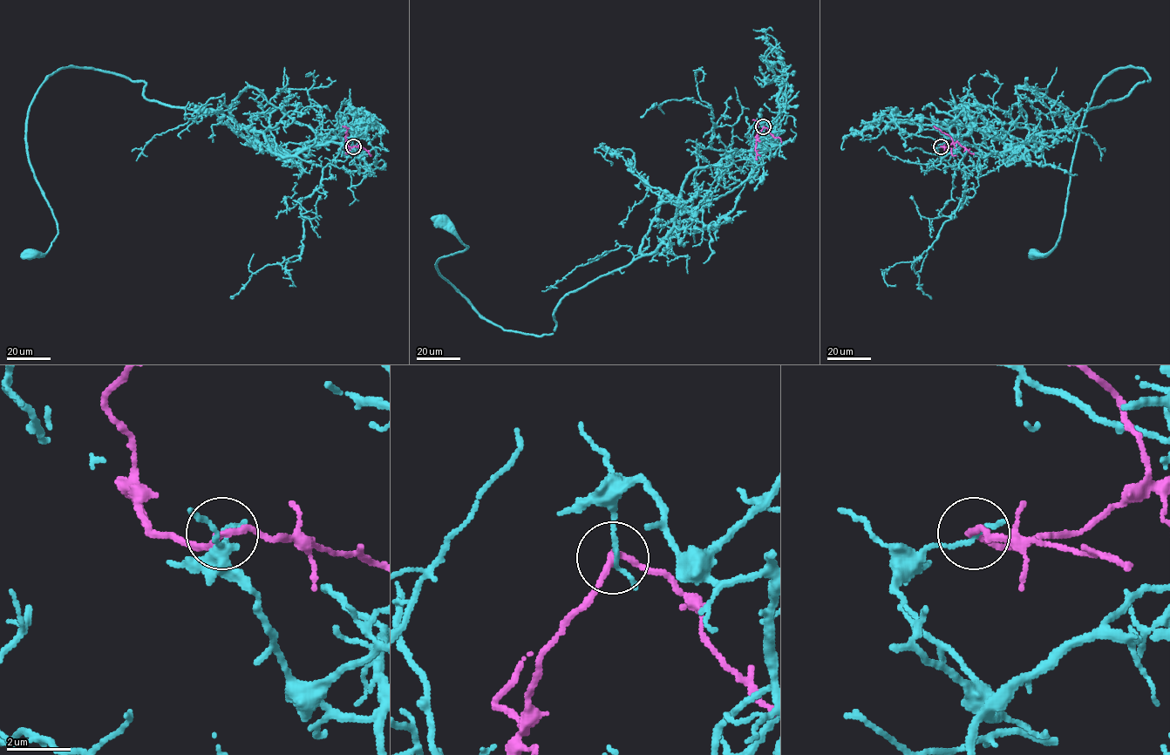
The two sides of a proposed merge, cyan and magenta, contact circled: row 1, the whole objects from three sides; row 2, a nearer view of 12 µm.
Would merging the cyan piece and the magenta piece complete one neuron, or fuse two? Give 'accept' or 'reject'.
reject

